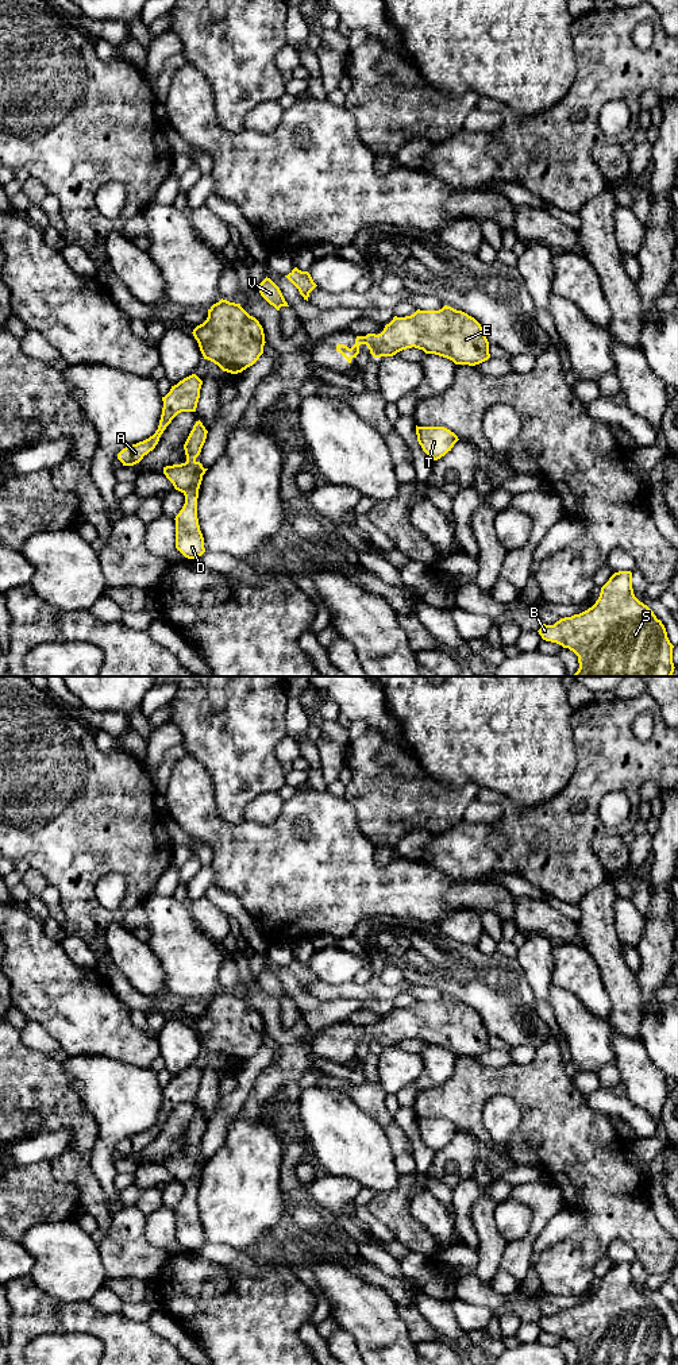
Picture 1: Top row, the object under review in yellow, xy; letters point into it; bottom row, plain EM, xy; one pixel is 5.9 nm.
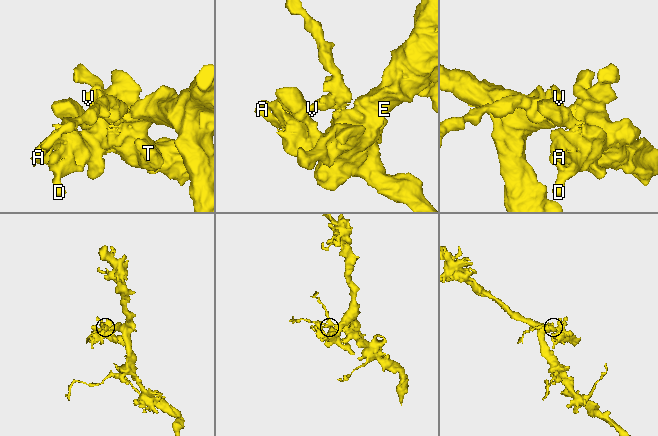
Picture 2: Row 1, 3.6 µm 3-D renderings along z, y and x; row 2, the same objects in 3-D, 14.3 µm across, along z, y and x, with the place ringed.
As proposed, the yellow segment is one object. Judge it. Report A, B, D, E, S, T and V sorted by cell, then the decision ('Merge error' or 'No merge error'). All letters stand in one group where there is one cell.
Groups: A B D E S T V. No merge error

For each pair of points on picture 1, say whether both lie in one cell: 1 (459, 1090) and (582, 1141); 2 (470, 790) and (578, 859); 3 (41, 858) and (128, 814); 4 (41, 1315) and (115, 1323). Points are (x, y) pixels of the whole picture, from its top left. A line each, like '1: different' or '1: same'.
1: same
2: different
3: same
4: same

